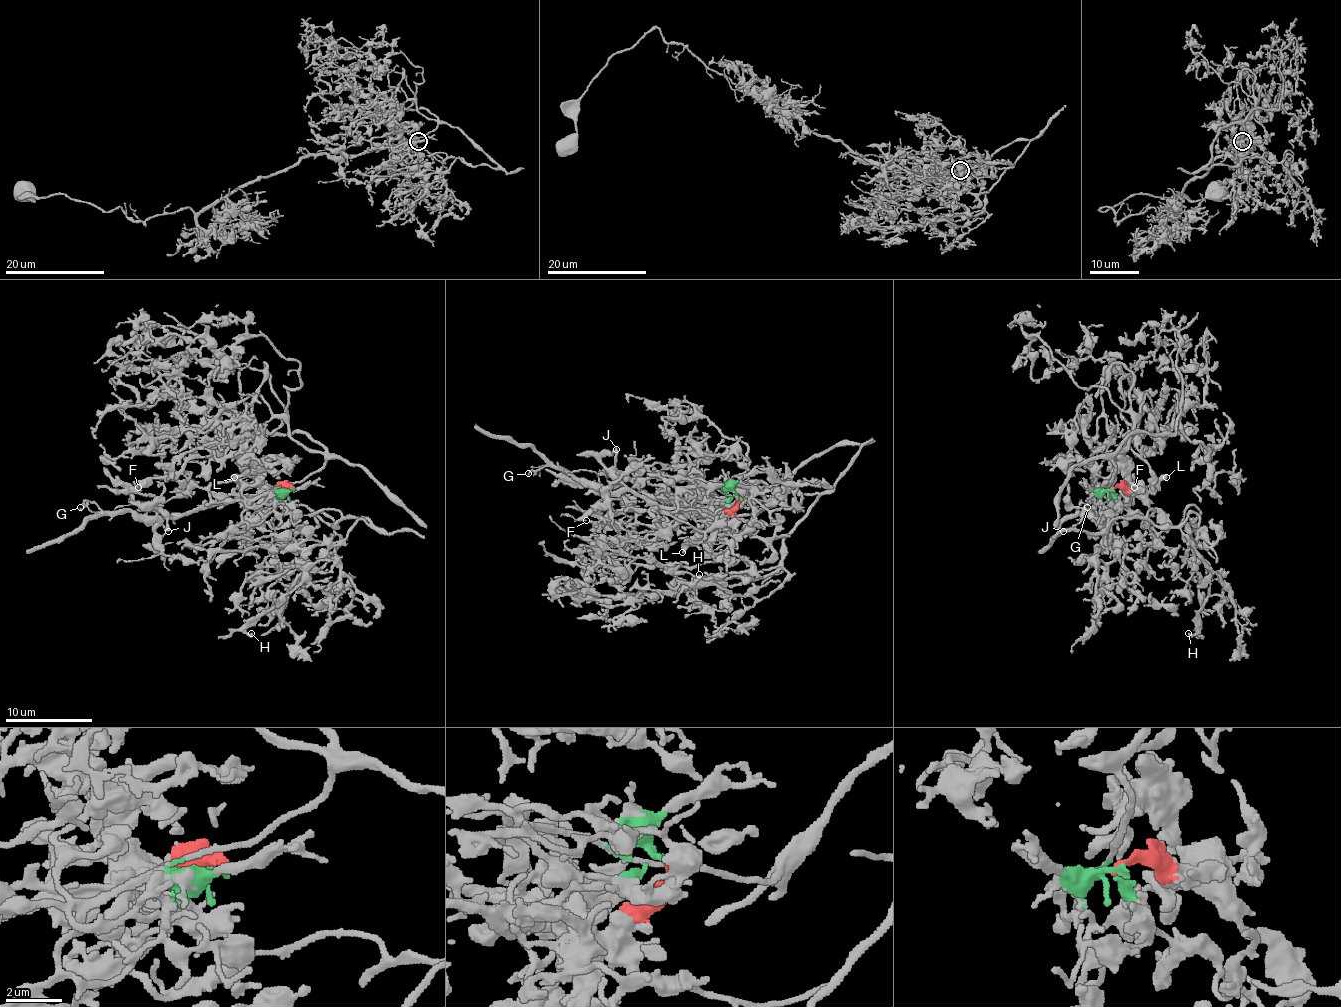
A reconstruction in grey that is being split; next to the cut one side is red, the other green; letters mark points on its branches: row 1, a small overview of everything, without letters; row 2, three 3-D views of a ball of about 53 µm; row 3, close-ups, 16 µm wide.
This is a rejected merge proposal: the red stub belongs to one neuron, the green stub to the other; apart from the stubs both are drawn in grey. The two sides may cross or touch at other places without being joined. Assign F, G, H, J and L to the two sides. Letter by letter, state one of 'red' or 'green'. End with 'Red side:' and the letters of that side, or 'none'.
F: red
G: red
H: green
J: red
L: red
Red side: F, G, J, L

